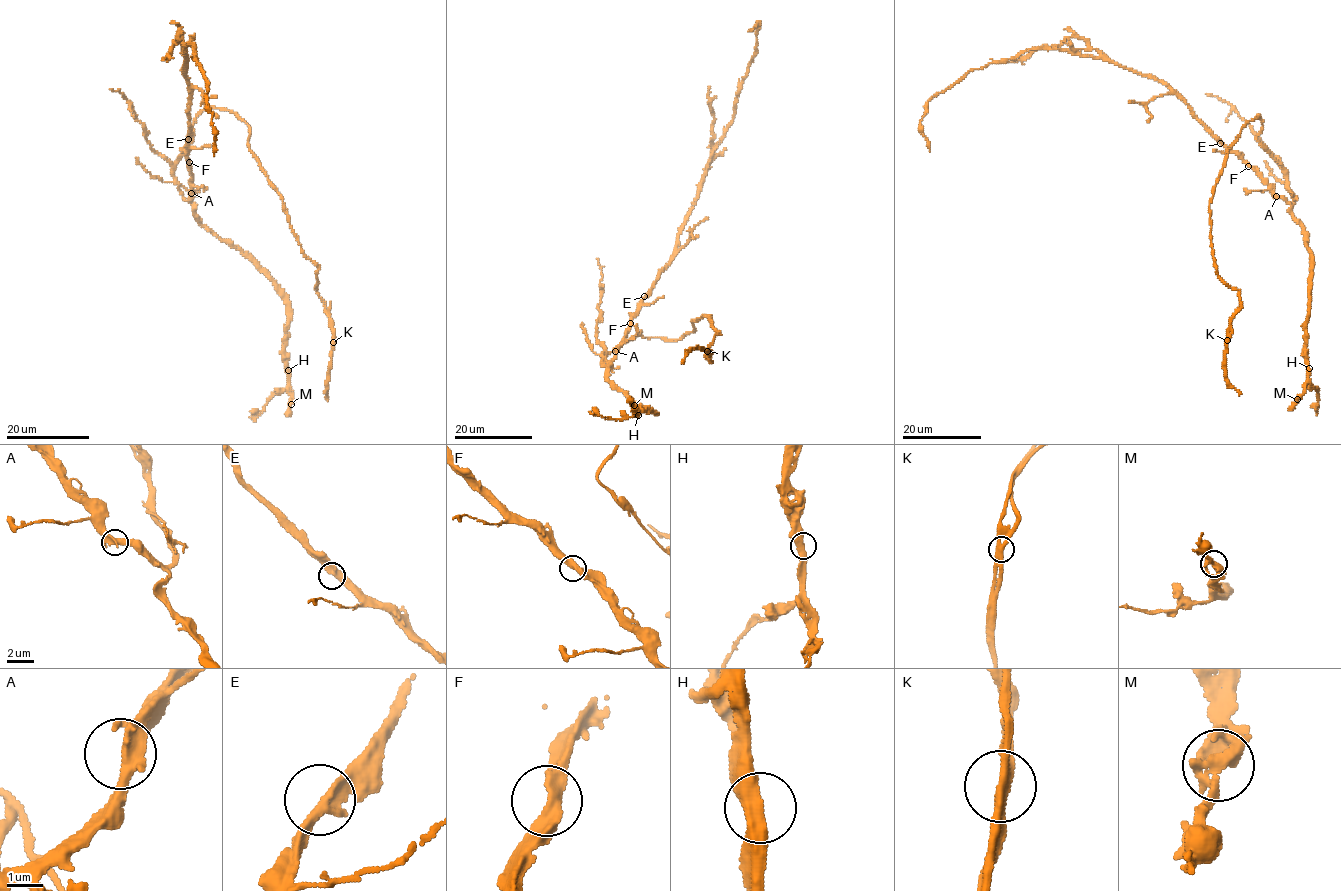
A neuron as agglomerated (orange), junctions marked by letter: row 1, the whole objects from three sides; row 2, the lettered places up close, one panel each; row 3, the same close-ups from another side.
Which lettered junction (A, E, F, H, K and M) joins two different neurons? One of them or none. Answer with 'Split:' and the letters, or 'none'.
Split: K

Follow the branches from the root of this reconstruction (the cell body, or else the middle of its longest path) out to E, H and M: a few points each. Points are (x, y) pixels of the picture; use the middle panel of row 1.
E: (612, 359), (644, 296)
H: (612, 359), (607, 365), (610, 366), (608, 379), (654, 413), (640, 411), (638, 415)
M: (612, 359), (607, 365), (610, 366), (608, 379), (654, 413), (641, 410), (633, 414), (634, 405)

